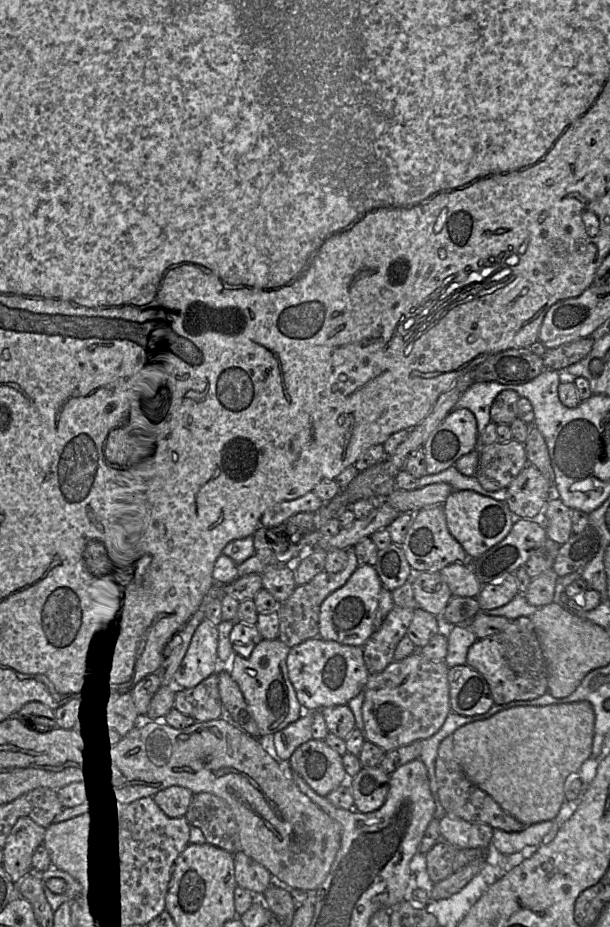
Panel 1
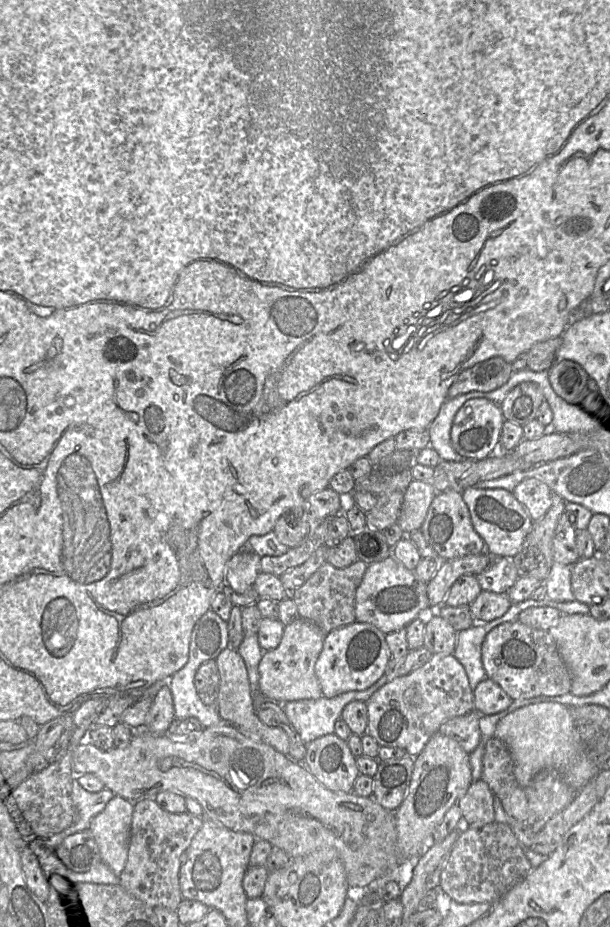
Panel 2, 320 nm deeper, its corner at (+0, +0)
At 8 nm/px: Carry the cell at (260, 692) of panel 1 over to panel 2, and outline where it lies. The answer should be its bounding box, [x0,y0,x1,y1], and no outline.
[256,618,326,703]

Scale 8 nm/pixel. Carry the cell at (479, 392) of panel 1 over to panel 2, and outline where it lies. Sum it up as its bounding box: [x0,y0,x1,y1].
[428,391,497,462]

